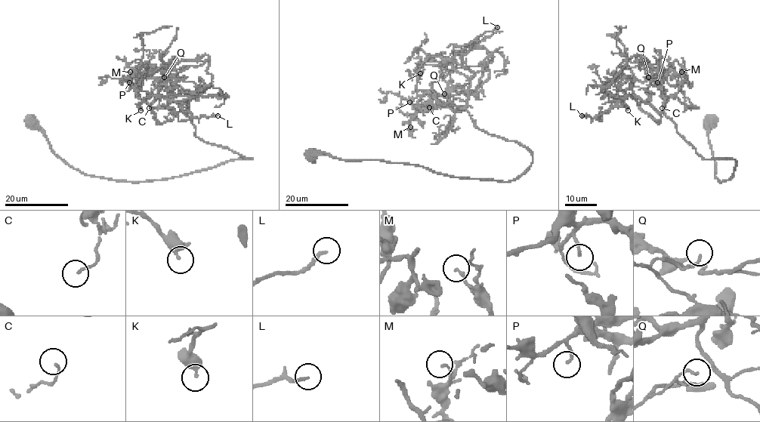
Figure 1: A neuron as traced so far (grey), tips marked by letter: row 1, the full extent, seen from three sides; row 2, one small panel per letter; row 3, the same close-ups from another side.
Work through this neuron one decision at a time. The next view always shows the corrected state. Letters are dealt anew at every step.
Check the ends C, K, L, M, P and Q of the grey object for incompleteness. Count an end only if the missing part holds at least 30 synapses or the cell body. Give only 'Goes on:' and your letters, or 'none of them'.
Goes on: none of them

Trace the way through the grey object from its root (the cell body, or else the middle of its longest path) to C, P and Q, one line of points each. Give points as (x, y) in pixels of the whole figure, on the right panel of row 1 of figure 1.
C: (709, 123), (714, 177), (727, 180), (736, 161), (696, 152), (663, 112), (660, 80), (662, 108)
P: (709, 123), (714, 177), (727, 180), (736, 161), (697, 153), (663, 112), (665, 77), (657, 82)
Q: (709, 123), (714, 177), (727, 180), (736, 161), (701, 156), (663, 112), (662, 84), (648, 77)

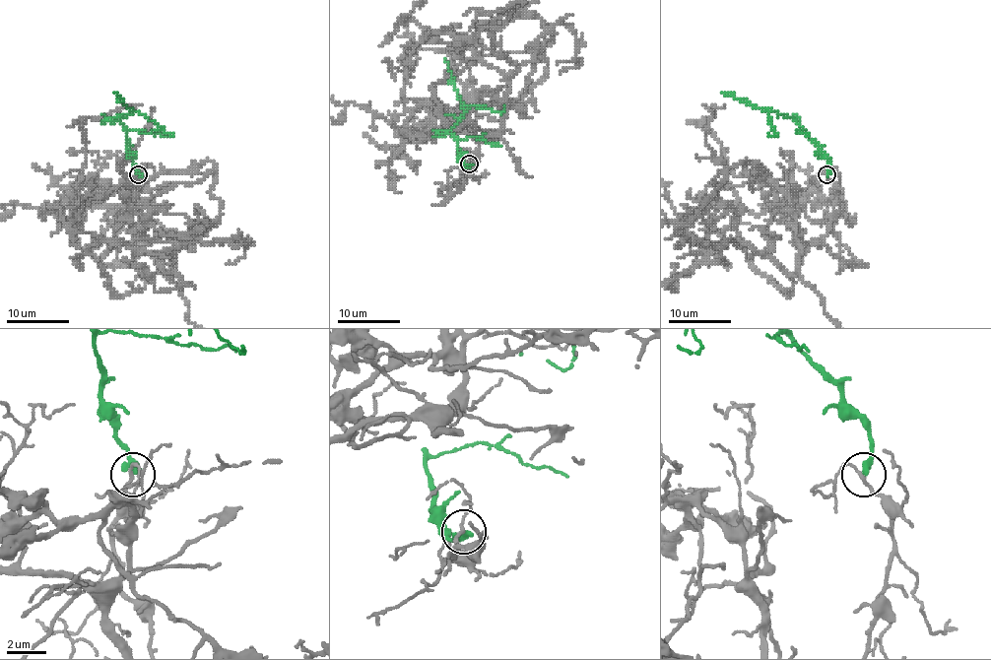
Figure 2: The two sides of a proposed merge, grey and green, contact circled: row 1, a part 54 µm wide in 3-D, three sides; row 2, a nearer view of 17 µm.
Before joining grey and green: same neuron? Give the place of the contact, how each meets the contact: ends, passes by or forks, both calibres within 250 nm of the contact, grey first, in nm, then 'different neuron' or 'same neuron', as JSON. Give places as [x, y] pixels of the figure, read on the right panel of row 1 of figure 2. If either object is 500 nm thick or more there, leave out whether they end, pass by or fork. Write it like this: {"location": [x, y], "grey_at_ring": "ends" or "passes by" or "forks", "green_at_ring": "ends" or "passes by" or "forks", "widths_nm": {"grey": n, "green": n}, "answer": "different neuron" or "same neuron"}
{"location": [826, 174], "grey_at_ring": "passes by", "green_at_ring": "ends", "widths_nm": {"grey": 140, "green": 400}, "answer": "same neuron"}

